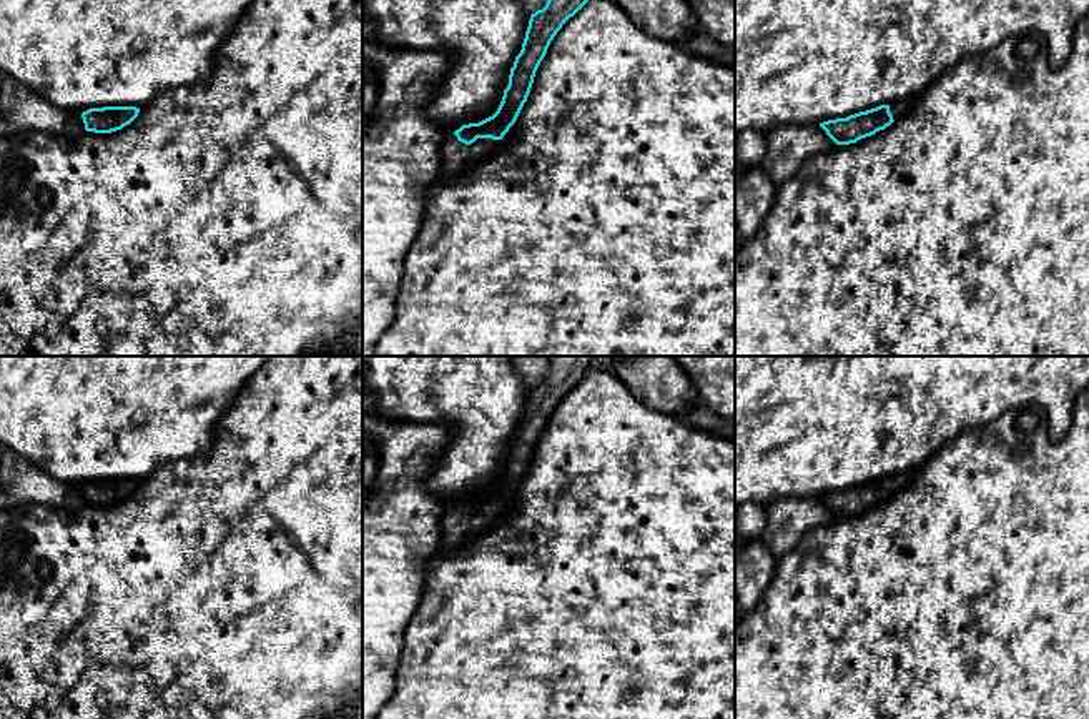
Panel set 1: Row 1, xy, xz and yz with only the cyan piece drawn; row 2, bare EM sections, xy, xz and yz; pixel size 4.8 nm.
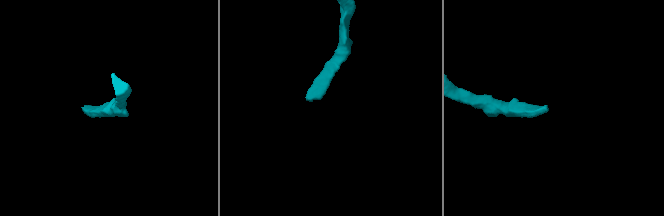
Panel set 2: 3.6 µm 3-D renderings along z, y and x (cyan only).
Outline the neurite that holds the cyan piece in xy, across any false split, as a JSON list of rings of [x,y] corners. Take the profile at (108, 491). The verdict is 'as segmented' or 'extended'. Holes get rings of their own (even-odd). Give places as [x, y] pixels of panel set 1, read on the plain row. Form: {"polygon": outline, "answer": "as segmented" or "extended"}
{"polygon": [[[103,479],[81,486],[85,503],[95,506],[111,506],[130,498],[140,486],[136,479]]], "answer": "as segmented"}

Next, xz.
{"polygon": [[[549,356],[549,360],[550,369],[545,379],[530,388],[522,423],[510,441],[509,458],[497,484],[446,508],[437,553],[452,553],[495,524],[527,474],[550,414],[562,398],[594,369],[594,356]]], "answer": "extended"}

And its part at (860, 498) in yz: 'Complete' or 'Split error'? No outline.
Split error

